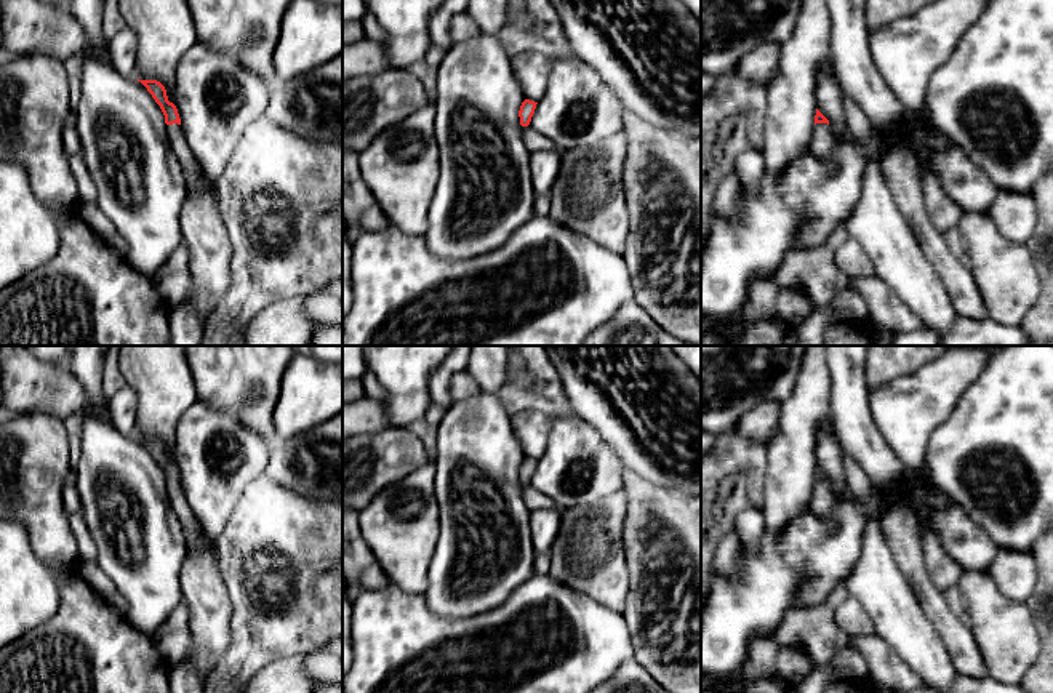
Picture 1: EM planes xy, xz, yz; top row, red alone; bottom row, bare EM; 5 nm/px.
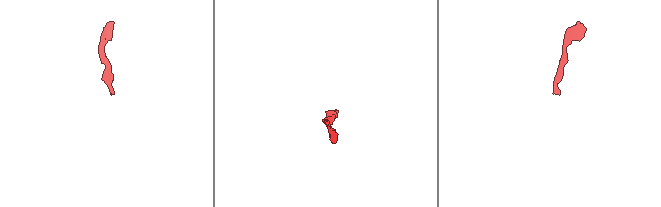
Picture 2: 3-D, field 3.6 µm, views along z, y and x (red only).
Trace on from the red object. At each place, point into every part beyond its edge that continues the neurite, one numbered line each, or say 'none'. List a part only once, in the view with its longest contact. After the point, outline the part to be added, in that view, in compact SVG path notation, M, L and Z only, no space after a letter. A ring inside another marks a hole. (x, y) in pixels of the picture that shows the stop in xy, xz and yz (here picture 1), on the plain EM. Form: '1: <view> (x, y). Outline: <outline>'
1: xy (178, 501). Outline: M178 482L166 483L166 495L171 509L174 511L174 514L181 522L187 551L192 551L198 544L202 533L200 533L200 525L184 496L181 483Z

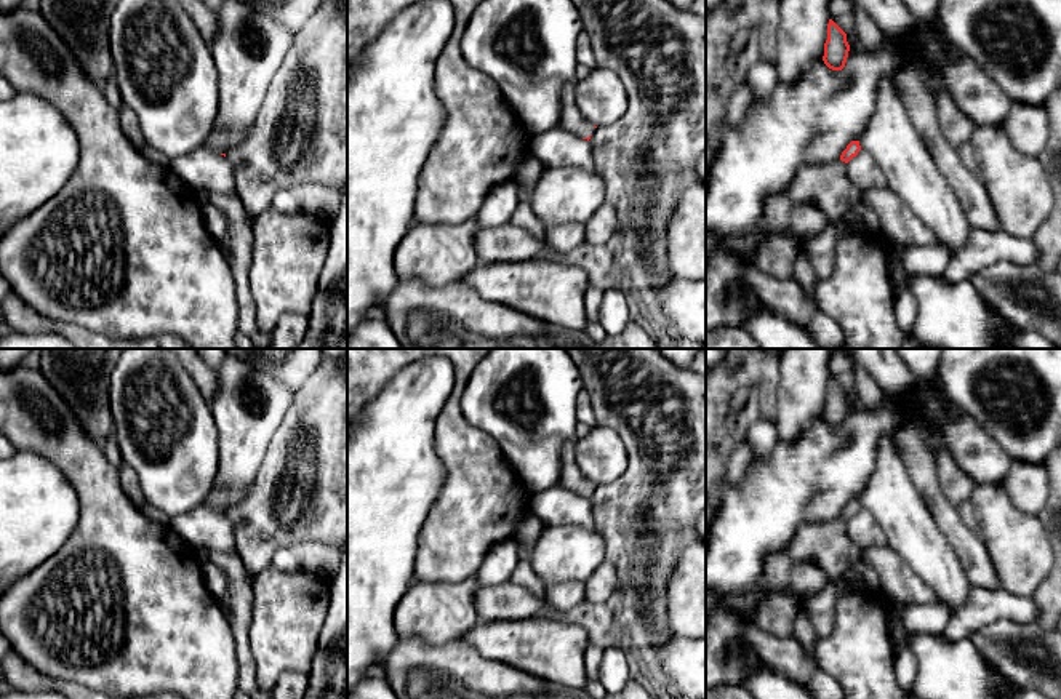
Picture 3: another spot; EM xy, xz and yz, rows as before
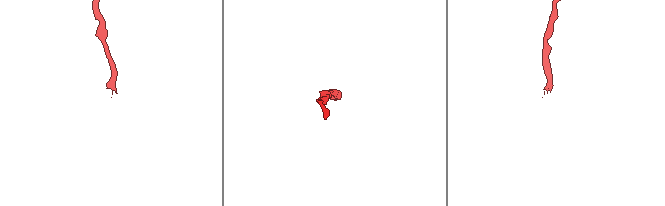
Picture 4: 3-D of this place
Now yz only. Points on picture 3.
1: yz (828, 546). Outline: M840 517L800 529L786 552L771 553L763 561L763 598L757 609L762 629L779 638L791 635L799 611L799 600L791 589L795 563L818 566L835 577L858 561L863 561L863 550L850 539L847 521Z

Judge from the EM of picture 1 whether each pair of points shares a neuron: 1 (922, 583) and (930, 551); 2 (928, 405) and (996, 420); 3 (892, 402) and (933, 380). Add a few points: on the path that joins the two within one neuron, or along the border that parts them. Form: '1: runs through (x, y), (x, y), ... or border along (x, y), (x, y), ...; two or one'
1: border along (919, 538), (928, 576), (943, 594); two
2: border along (973, 380), (928, 440); two
3: runs through (901, 402), (911, 402), (924, 389); one

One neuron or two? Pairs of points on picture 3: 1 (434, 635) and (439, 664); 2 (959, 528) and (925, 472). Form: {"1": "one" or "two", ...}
{"1": "two", "2": "one"}

